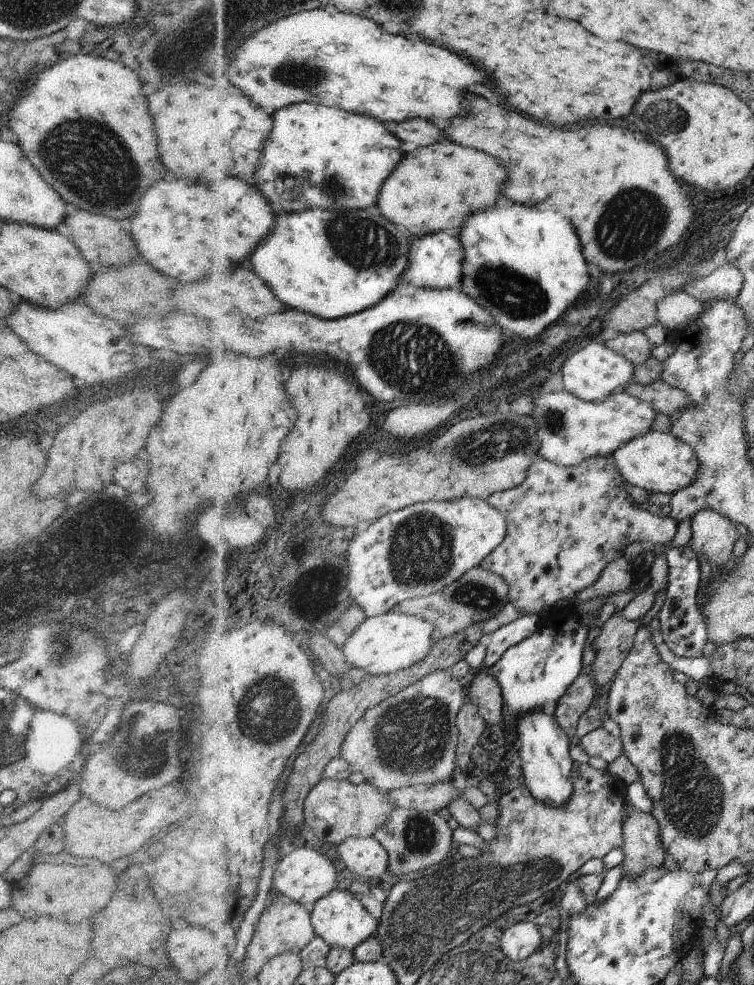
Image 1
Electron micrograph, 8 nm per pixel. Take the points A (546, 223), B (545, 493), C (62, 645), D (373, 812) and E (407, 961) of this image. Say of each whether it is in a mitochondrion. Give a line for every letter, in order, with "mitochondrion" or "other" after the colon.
A: other
B: other
C: mitochondrion
D: other
E: mitochondrion

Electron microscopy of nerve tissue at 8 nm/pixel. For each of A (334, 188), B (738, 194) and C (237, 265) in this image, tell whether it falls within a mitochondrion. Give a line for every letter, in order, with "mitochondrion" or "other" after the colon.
A: mitochondrion
B: other
C: other

